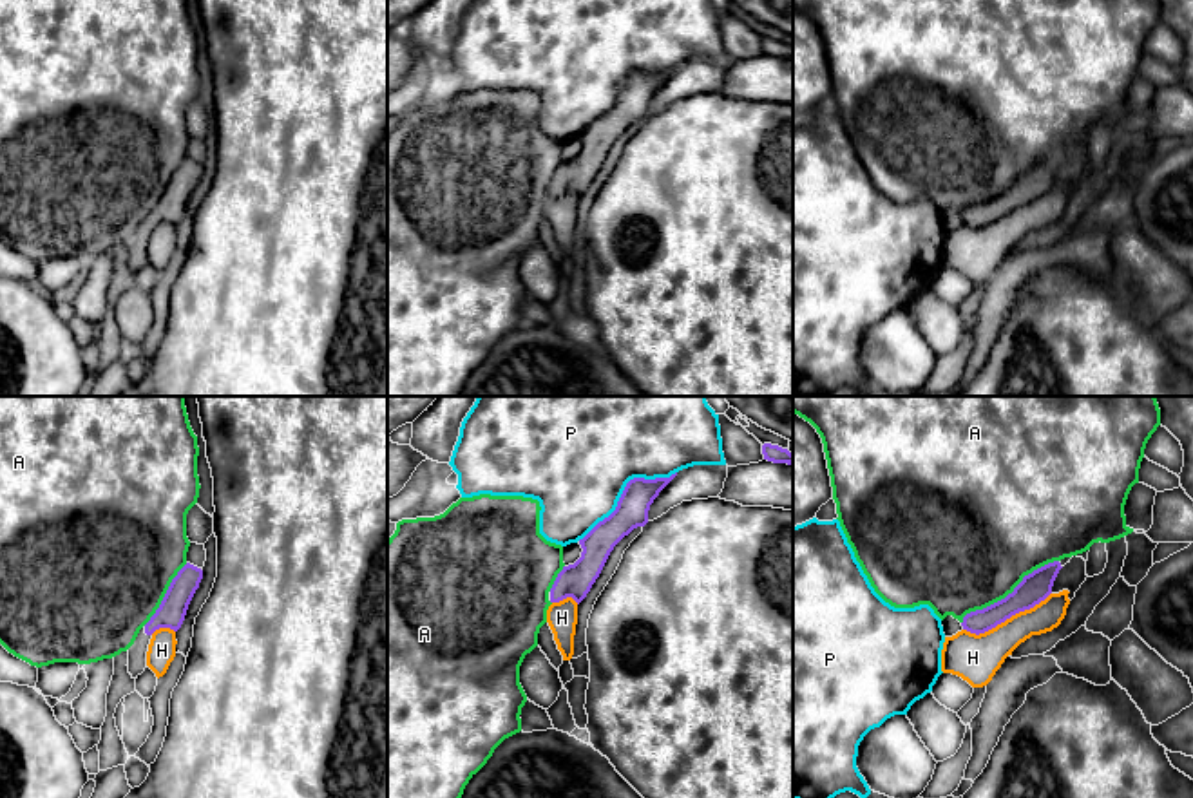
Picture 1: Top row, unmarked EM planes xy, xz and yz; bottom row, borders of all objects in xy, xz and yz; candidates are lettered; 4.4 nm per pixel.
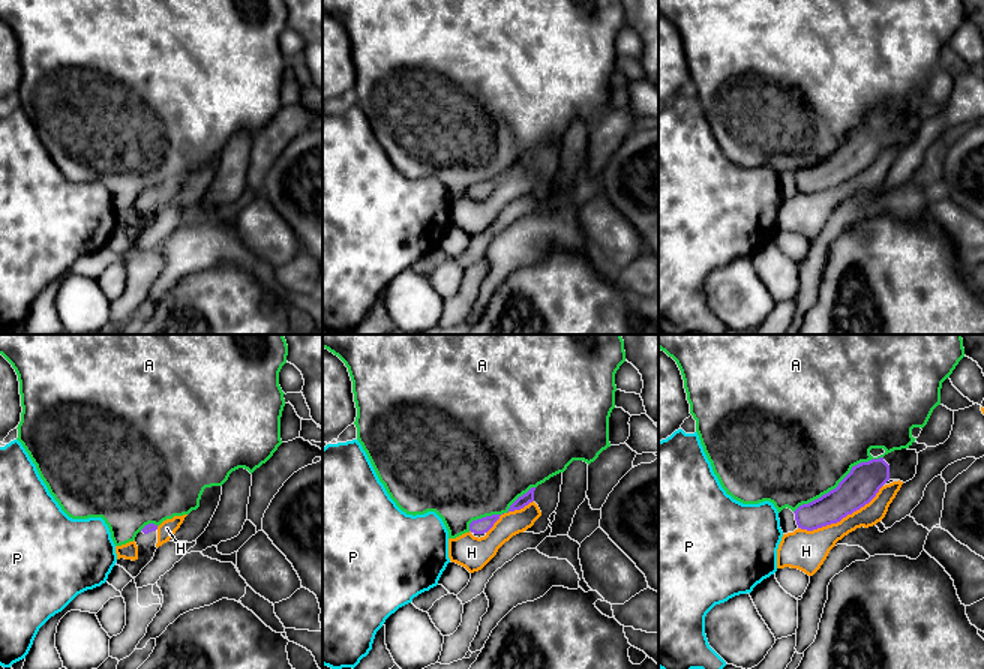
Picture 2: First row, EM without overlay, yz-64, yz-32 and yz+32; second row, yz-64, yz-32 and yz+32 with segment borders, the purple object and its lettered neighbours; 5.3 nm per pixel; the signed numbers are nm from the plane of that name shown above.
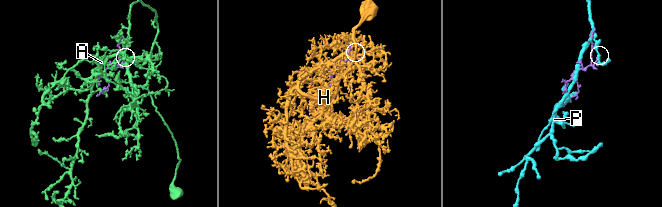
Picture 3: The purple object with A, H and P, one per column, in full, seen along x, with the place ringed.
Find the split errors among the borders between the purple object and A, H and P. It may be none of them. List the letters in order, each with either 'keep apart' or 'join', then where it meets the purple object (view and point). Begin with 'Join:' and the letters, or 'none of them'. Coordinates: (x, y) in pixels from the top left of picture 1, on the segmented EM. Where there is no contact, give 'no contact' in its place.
Join: none of them
A: keep apart; contact yz (1009, 594)
H: keep apart; contact yz (1007, 617)
P: keep apart; contact xz (623, 491)

